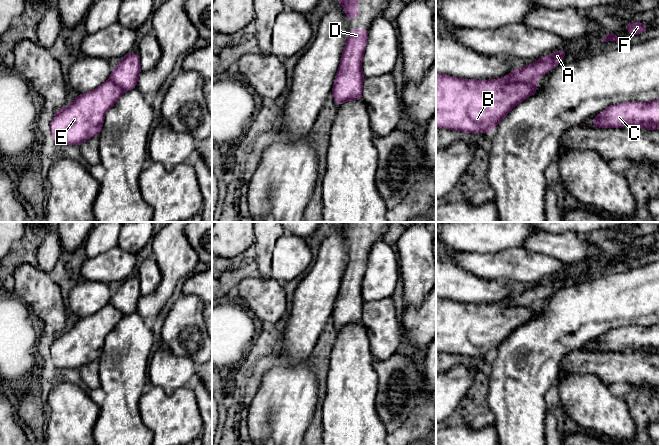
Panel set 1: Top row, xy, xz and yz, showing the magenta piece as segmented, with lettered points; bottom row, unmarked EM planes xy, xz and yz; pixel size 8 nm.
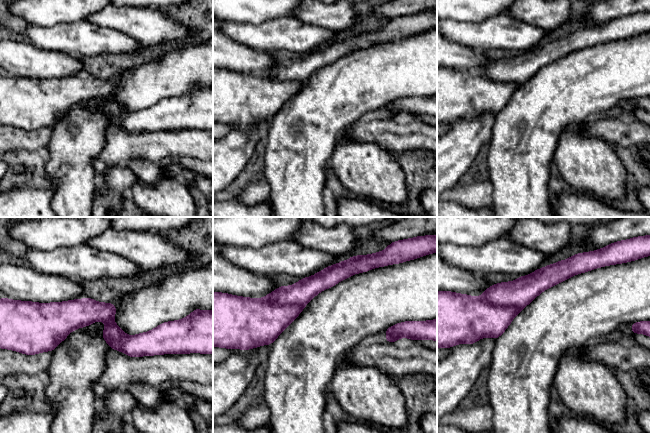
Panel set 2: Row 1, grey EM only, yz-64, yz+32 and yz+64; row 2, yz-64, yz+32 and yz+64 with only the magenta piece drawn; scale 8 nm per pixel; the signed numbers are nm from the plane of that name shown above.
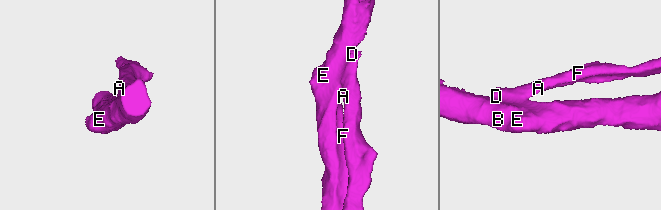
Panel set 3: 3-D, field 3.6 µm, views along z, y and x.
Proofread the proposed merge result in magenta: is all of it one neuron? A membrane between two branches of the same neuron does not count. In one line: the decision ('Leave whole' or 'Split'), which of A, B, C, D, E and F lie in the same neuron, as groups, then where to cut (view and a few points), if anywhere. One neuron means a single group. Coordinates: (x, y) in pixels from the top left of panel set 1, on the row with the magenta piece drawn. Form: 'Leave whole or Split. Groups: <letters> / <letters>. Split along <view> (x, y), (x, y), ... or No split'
Leave whole. Groups: A B C D E F. No split

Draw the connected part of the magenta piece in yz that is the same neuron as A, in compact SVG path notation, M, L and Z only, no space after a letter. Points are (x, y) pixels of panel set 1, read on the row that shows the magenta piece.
M567 49L537 59L535 63L515 68L505 78L492 80L466 80L436 73L436 128L447 128L465 133L486 133L518 103L526 100L538 90L536 80L554 69L566 56Z

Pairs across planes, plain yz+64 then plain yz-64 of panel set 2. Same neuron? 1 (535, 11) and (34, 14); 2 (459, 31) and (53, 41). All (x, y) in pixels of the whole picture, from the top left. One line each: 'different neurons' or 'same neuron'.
1: different neurons
2: same neuron

